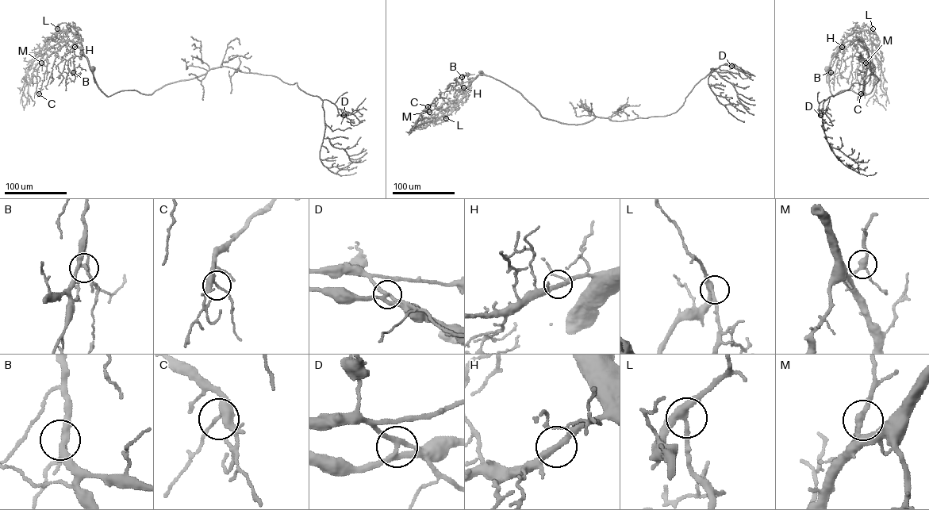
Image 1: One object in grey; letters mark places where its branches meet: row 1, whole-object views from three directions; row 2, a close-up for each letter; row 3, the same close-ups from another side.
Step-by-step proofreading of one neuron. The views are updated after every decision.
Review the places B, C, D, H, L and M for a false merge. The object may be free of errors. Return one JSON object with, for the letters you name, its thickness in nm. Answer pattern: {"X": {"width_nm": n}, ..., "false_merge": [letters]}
{"D": {"width_nm": 240}, "false_merge": ["D"]}

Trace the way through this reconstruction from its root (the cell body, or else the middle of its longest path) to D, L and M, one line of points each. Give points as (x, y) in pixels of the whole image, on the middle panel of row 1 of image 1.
D: (481, 73), (518, 91), (543, 117), (579, 124), (596, 116), (622, 120), (669, 115), (712, 70), (731, 66)
L: (481, 73), (483, 74), (471, 82), (466, 95), (446, 118)
M: (481, 73), (483, 74), (478, 75), (454, 99), (429, 112)

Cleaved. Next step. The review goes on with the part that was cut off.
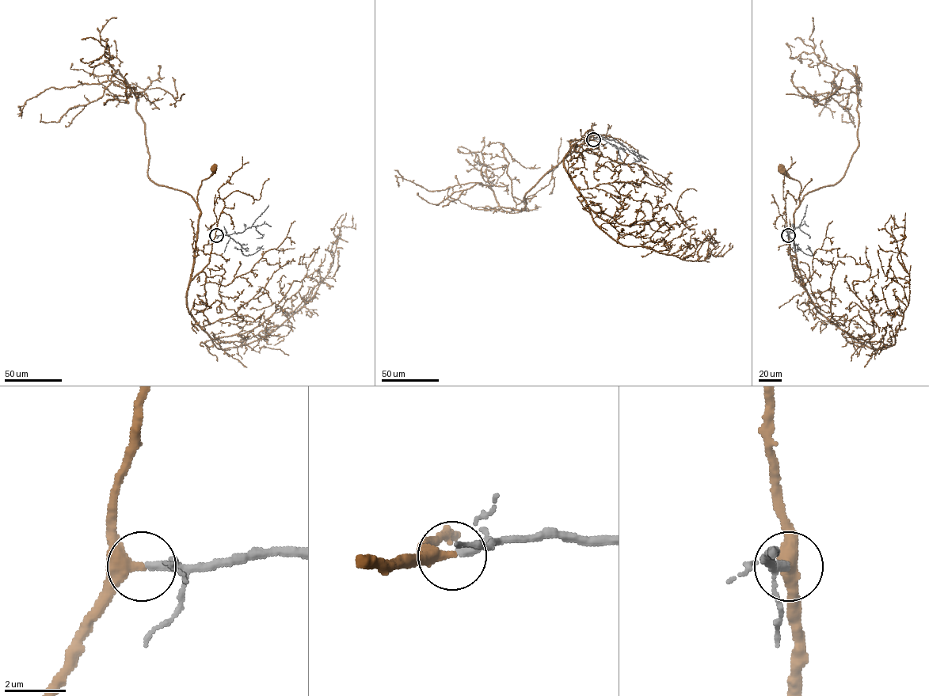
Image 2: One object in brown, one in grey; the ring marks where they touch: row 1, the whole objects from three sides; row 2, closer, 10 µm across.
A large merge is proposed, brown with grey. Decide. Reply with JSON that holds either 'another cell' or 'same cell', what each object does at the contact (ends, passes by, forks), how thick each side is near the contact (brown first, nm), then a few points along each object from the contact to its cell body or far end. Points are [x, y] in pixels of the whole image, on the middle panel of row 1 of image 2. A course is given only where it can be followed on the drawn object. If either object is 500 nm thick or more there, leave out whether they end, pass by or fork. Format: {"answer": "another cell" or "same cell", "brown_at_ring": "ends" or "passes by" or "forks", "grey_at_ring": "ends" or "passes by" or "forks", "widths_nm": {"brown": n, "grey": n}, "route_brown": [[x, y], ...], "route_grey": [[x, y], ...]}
{"answer": "same cell", "brown_at_ring": "passes by", "grey_at_ring": "passes by", "widths_nm": {"brown": 320, "grey": 190}, "route_brown": [[593, 139], [575, 139], [575, 143], [569, 146], [576, 145], [574, 150], [577, 152], [591, 132]], "route_grey": [[593, 139], [603, 139], [615, 145], [620, 159], [625, 163], [637, 161], [633, 157]]}

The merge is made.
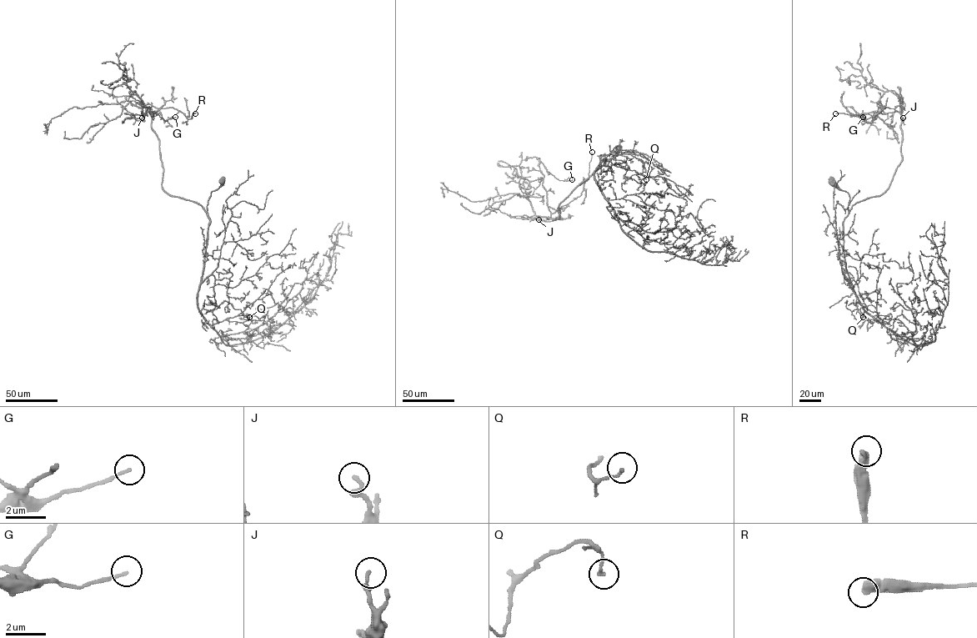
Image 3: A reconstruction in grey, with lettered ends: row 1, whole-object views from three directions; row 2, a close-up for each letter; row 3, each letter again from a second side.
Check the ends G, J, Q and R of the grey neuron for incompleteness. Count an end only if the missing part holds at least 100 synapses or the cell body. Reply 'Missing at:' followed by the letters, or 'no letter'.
Missing at: no letter

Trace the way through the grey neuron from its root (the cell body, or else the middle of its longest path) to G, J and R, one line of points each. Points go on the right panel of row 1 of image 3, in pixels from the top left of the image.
G: (831, 181), (849, 193), (849, 212), (889, 187), (902, 158), (901, 115), (854, 115), (845, 107), (863, 117)
J: (831, 181), (849, 193), (849, 212), (858, 202), (881, 195), (902, 158), (899, 94), (903, 118)
R: (831, 181), (849, 193), (849, 212), (881, 195), (902, 158), (901, 115), (894, 108), (866, 119), (835, 113)

